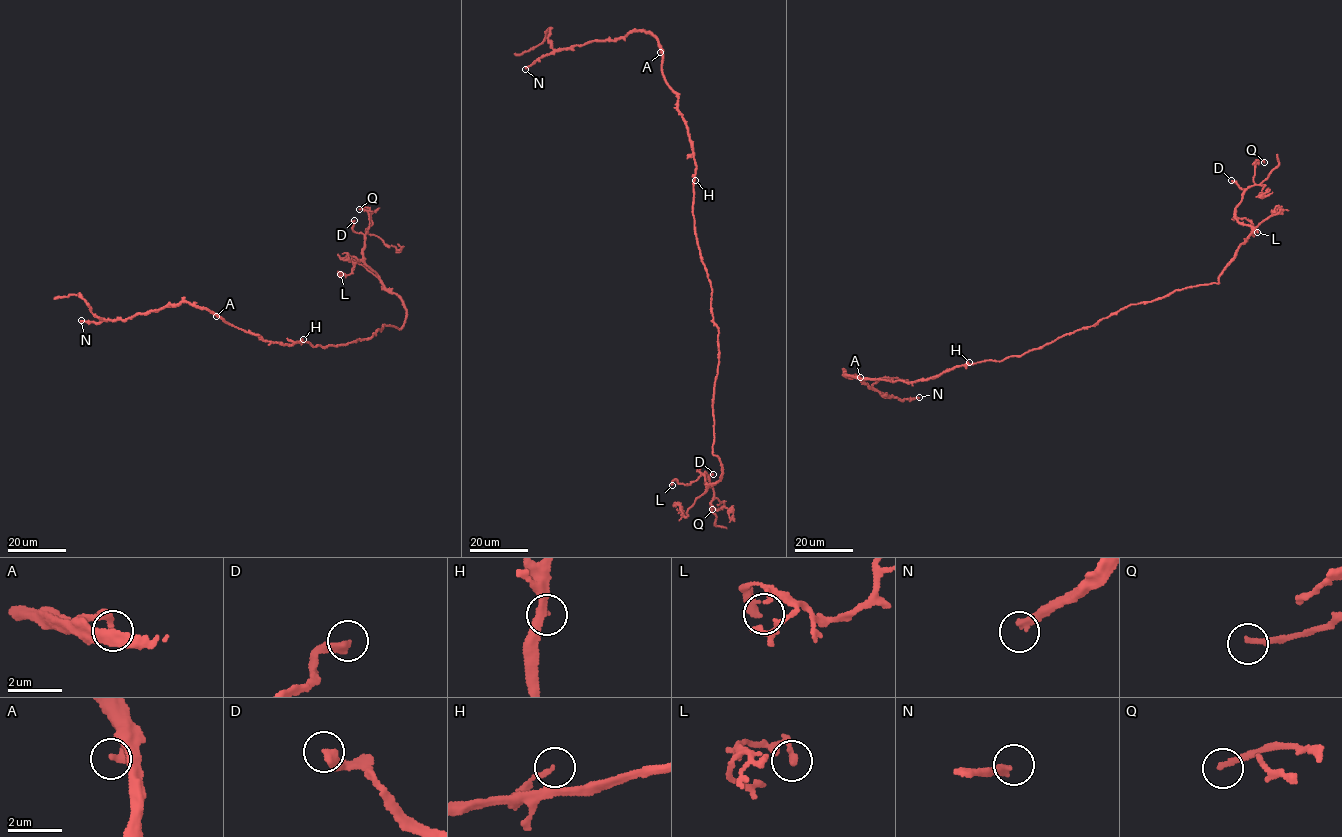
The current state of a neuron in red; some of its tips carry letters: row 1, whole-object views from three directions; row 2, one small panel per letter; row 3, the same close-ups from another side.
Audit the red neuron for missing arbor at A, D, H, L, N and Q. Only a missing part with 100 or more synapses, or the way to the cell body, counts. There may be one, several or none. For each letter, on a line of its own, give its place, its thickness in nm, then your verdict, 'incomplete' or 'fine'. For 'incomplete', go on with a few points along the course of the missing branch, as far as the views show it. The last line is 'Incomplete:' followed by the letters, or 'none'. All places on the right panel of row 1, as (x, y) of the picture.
A: at (860, 377); 320 nm thick; fine
D: at (1231, 180); 320 nm thick; fine
H: at (969, 362); 150 nm thick; fine
L: at (1257, 232); 220 nm thick; fine
N: at (919, 397); 280 nm thick; incomplete; missing branch runs (919, 397), (933, 398), (935, 381), (915, 406), (910, 406), (906, 400)
Q: at (1264, 162); 180 nm thick; fine
Incomplete: N

